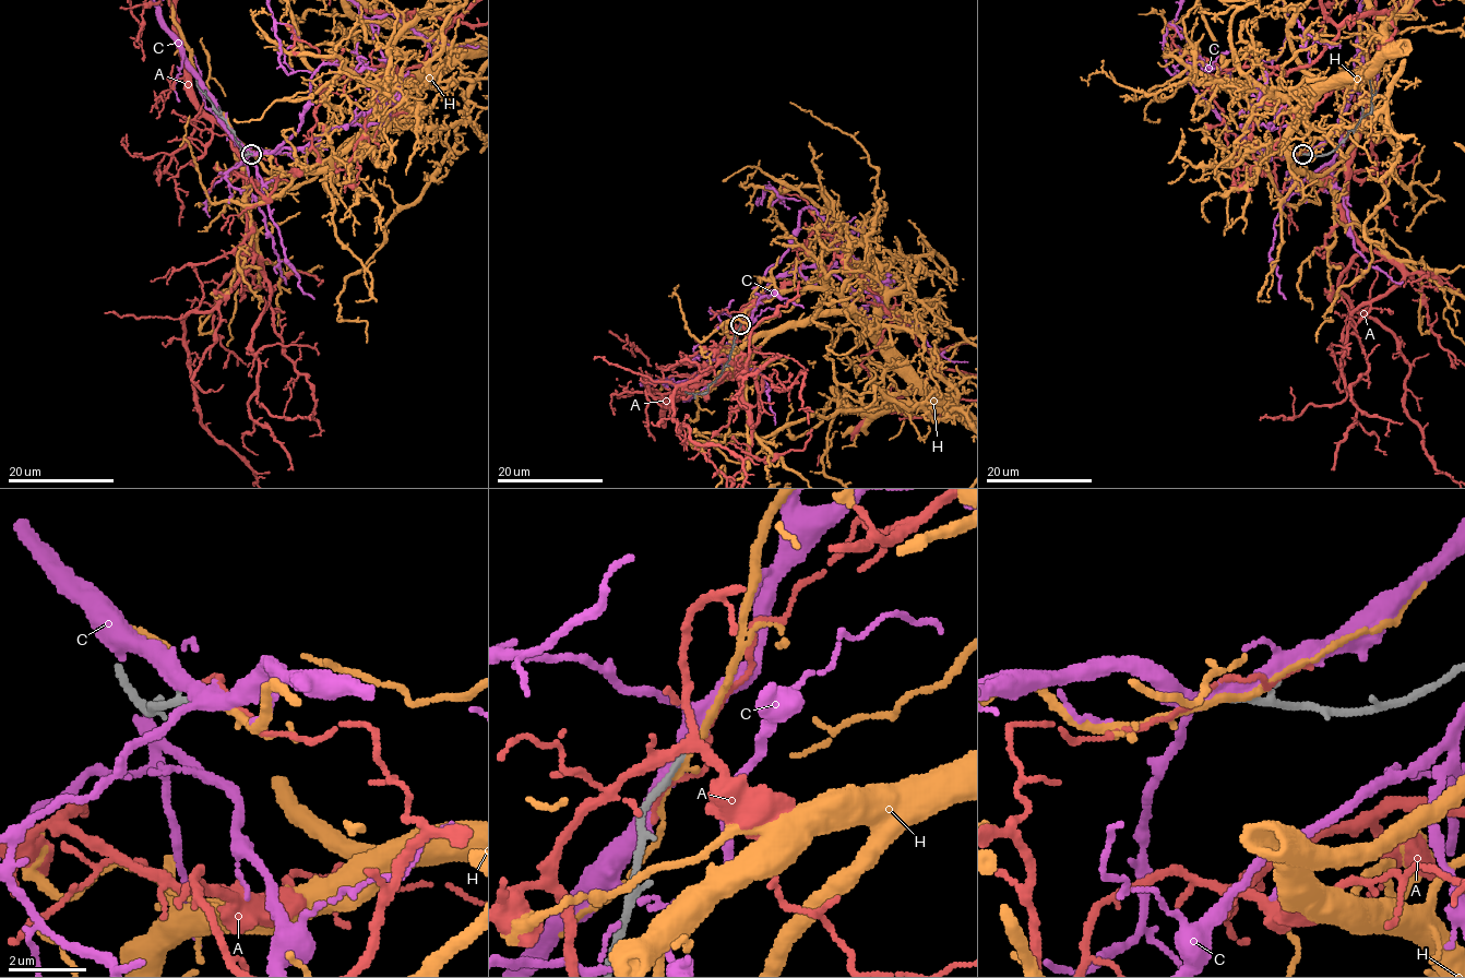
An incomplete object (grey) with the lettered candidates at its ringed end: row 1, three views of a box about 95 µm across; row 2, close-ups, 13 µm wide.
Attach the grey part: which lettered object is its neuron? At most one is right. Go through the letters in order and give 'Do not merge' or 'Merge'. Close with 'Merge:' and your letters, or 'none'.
A: Do not merge
C: Do not merge
H: Do not merge
Merge: none

